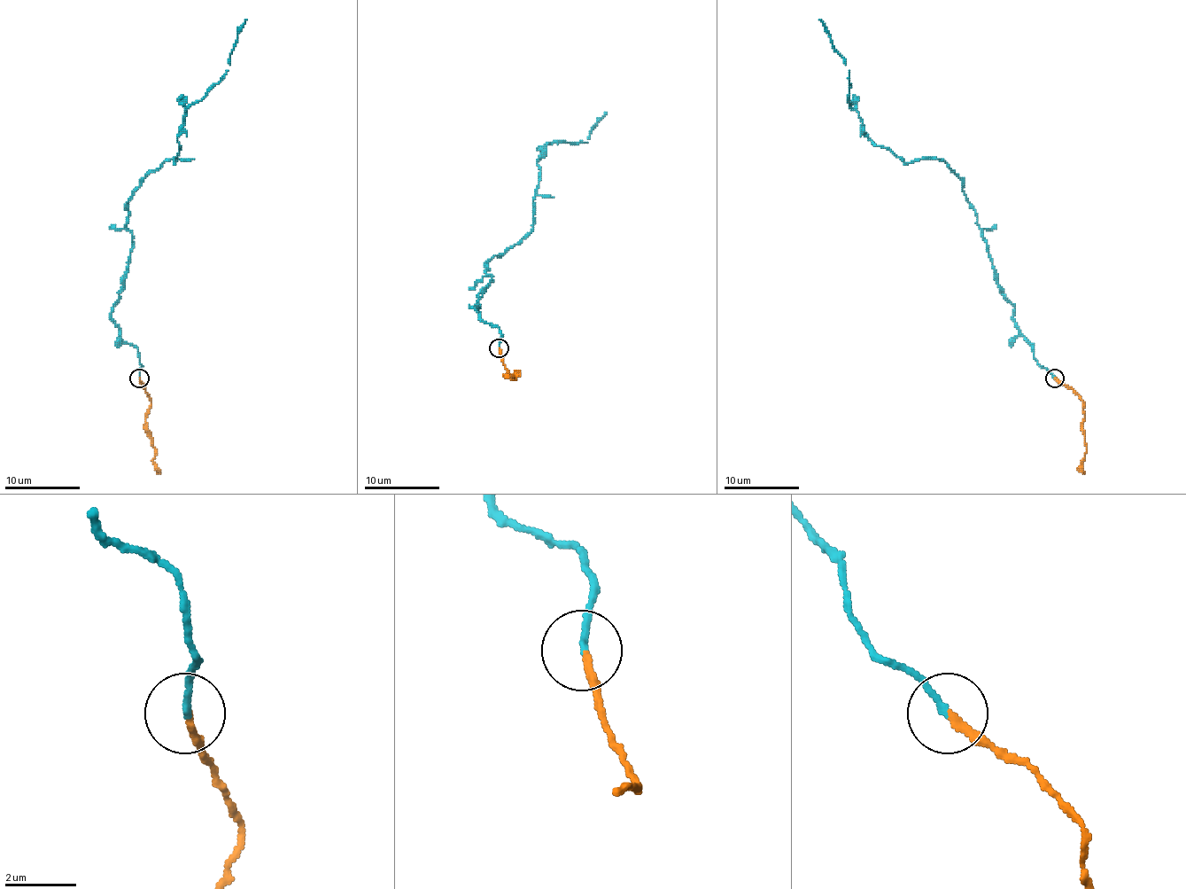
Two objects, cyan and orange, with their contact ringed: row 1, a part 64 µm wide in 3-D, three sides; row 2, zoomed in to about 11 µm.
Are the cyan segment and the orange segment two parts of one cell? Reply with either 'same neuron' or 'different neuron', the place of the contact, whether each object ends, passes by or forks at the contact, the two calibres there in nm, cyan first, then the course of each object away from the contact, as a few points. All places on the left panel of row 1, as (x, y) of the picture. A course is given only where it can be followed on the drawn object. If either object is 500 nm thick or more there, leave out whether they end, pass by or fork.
same neuron; at (139, 378); cyan ends there; orange ends there; 180 nm thick on the cyan side, 200 nm on the other; cyan runs (139, 378), (137, 349), (112, 317), (132, 247), (128, 202), (174, 162), (182, 120), (228, 70), (247, 19); orange runs (139, 378), (151, 401), (145, 432), (154, 448), (152, 463), (160, 473)

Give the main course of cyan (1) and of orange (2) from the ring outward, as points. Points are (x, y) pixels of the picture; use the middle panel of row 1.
1: (499, 347), (471, 306), (488, 263), (531, 231), (550, 143), (587, 143), (607, 113)
2: (499, 347), (501, 361), (510, 376), (505, 376), (514, 379), (512, 376), (520, 376)

